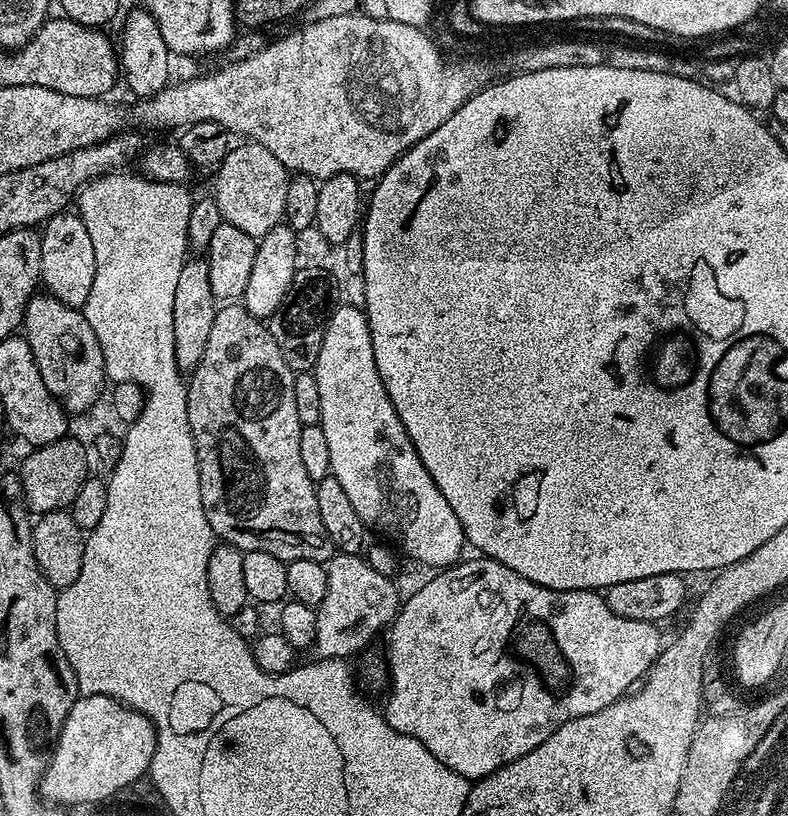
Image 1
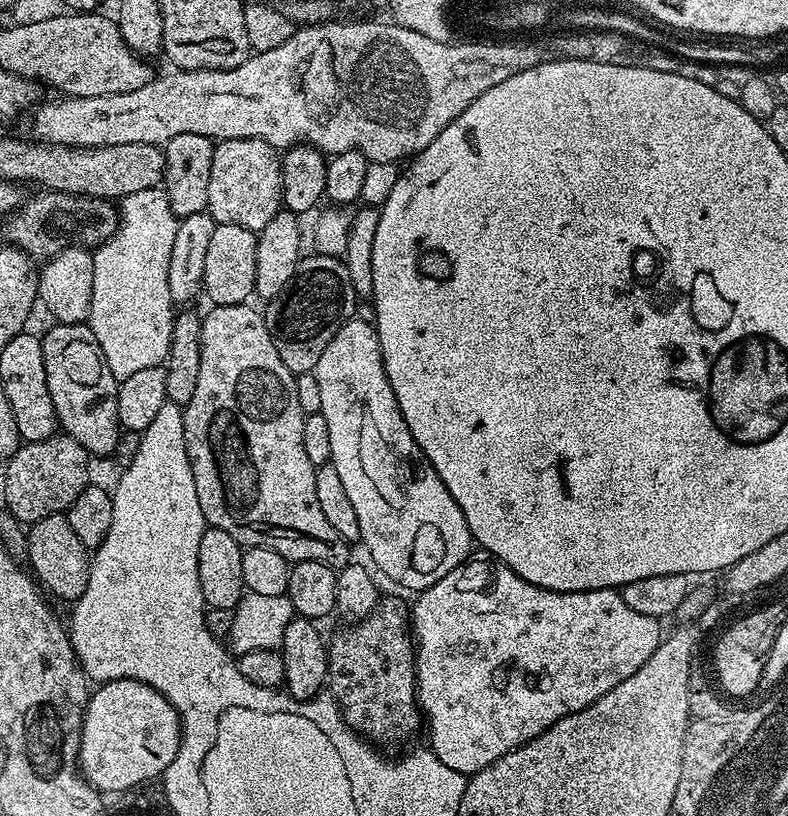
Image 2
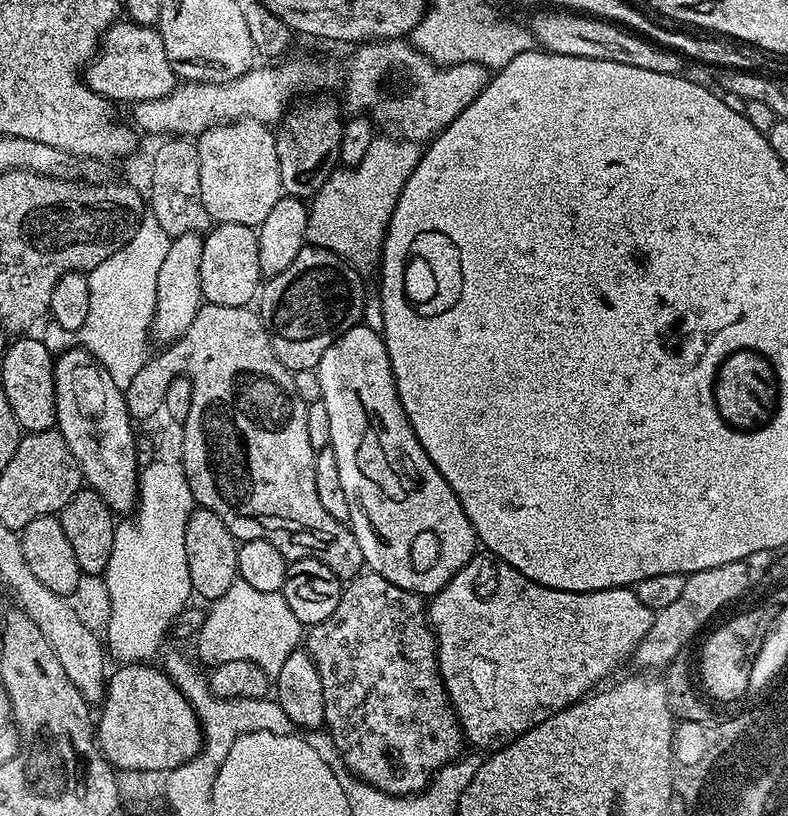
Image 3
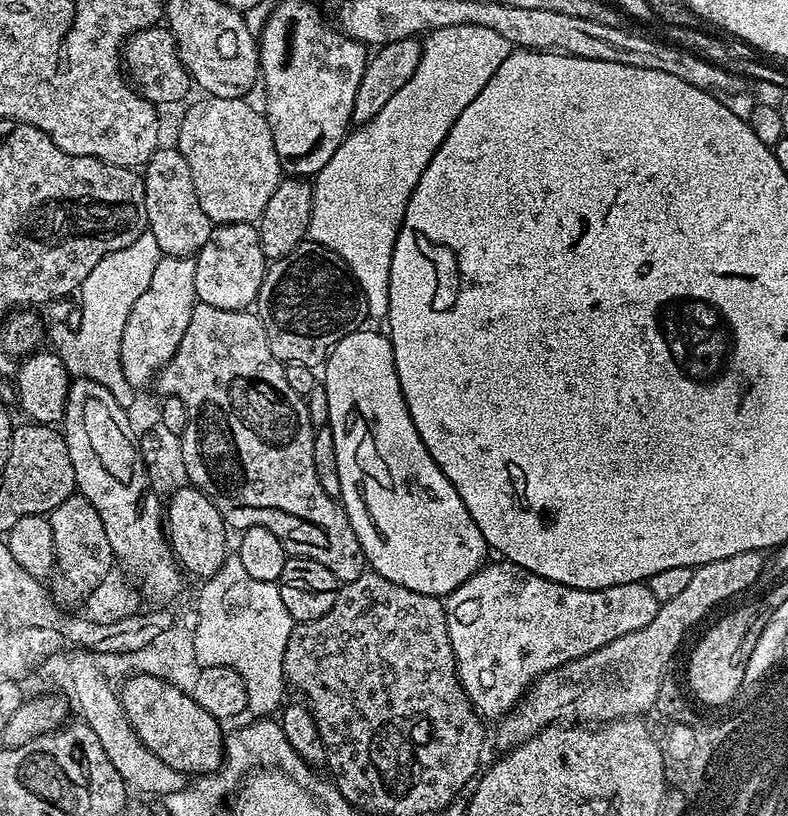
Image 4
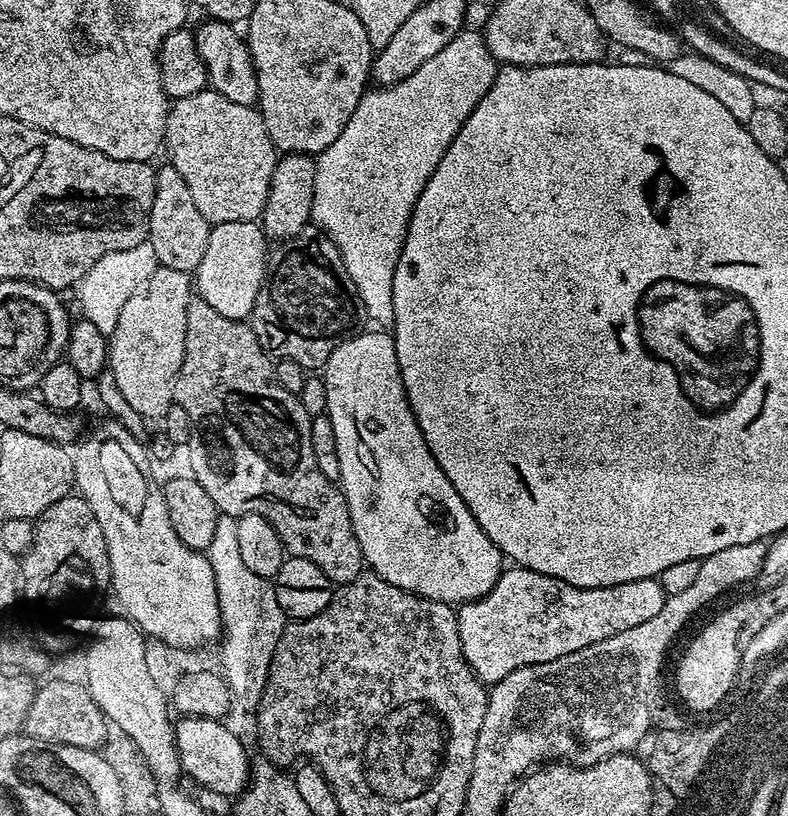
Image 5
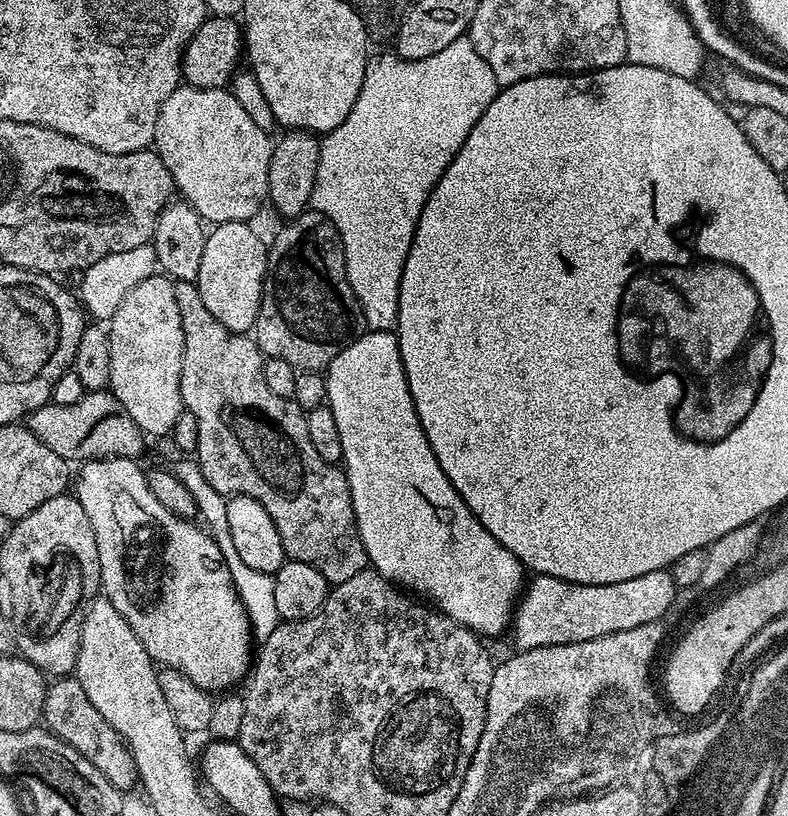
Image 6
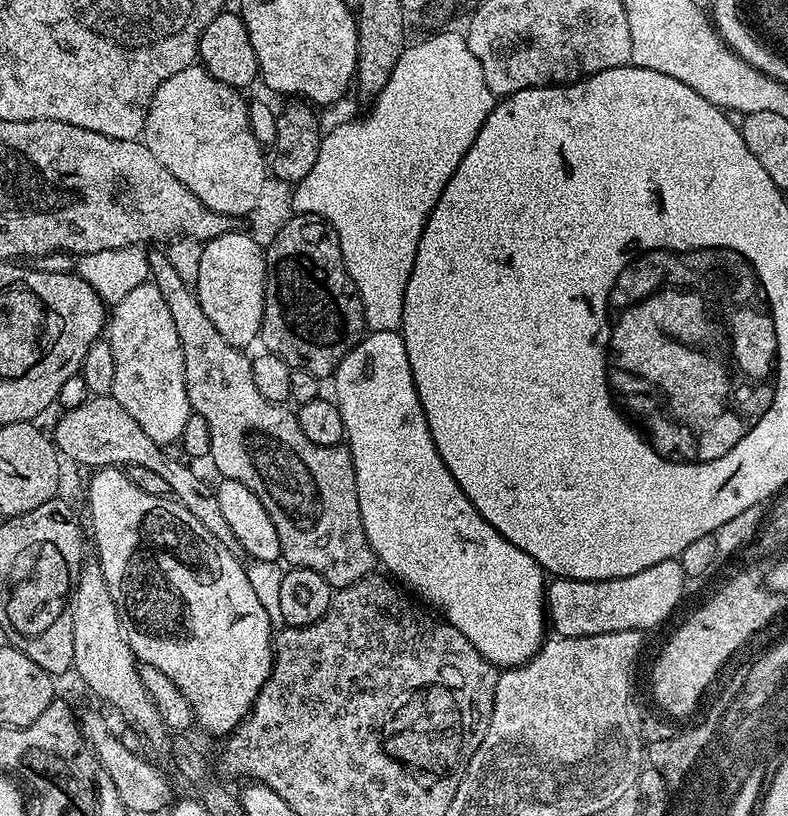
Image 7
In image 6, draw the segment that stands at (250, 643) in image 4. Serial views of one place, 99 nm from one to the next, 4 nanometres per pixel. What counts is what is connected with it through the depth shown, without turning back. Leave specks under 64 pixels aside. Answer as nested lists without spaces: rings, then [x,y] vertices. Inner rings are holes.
[[[186,456],[180,462],[174,462],[168,467],[180,482],[185,483],[190,494],[194,495],[197,513],[200,518],[204,518],[202,522],[205,529],[219,550],[222,551],[223,560],[227,564],[227,569],[230,570],[231,580],[234,582],[236,593],[238,593],[243,608],[247,612],[248,620],[251,622],[253,635],[260,640],[269,637],[281,621],[275,605],[273,575],[251,569],[239,557],[234,547],[234,542],[231,541],[230,526],[227,525],[227,497],[218,494],[218,490],[210,486],[205,475],[202,474],[200,464],[193,457]]]

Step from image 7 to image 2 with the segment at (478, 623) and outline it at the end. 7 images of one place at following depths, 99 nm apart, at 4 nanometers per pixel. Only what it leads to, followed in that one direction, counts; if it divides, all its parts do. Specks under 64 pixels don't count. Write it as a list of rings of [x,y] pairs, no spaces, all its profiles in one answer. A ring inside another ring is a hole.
[[[360,319],[347,320],[342,330],[330,338],[330,346],[322,350],[322,358],[318,358],[315,373],[322,390],[319,411],[326,422],[330,422],[330,462],[342,477],[346,494],[354,505],[360,540],[369,558],[376,563],[375,571],[409,588],[412,594],[419,594],[425,588],[434,586],[438,578],[446,578],[450,570],[467,560],[473,551],[474,541],[458,502],[454,502],[450,490],[446,490],[442,478],[438,478],[434,466],[425,458],[418,442],[414,442],[414,434],[410,434],[402,418],[398,398],[394,398],[390,378],[384,369],[375,327],[369,321],[367,324]]]

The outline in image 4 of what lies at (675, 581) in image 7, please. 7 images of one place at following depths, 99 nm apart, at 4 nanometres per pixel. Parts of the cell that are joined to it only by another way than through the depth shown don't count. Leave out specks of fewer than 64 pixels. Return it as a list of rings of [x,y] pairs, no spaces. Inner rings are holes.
[[[503,558],[495,562],[497,564],[485,563],[444,600],[446,626],[450,630],[450,646],[454,646],[458,678],[476,711],[488,722],[499,721],[500,717],[507,715],[519,703],[529,685],[542,674],[566,662],[574,662],[608,642],[614,642],[614,638],[622,638],[622,634],[642,630],[642,626],[647,626],[660,609],[658,598],[650,594],[644,582],[582,590],[550,582],[550,578],[542,578]]]

